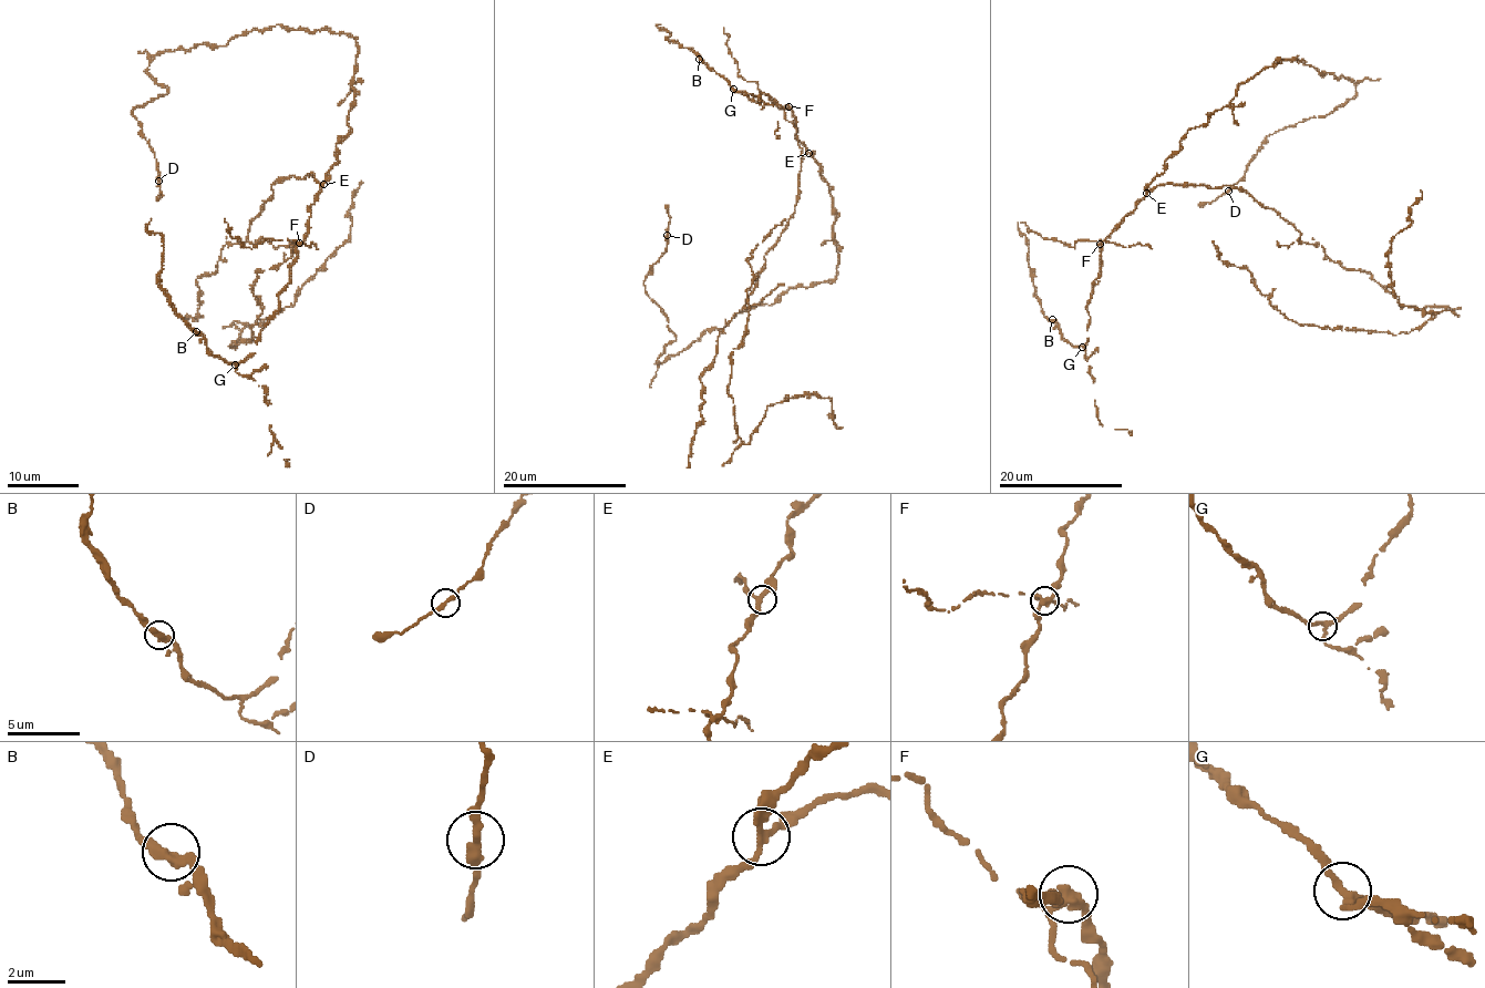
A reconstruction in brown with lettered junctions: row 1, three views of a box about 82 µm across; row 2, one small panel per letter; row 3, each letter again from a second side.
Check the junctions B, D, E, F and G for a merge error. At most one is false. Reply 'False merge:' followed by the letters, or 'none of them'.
False merge: F

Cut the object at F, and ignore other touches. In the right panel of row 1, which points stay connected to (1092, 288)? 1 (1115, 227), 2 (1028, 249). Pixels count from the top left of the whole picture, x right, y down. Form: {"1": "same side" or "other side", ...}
{"1": "same side", "2": "same side"}

